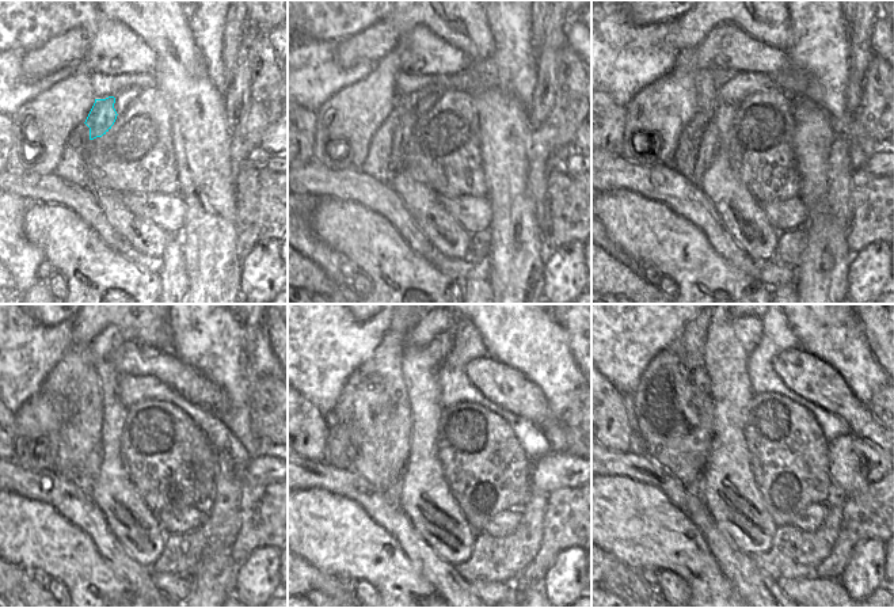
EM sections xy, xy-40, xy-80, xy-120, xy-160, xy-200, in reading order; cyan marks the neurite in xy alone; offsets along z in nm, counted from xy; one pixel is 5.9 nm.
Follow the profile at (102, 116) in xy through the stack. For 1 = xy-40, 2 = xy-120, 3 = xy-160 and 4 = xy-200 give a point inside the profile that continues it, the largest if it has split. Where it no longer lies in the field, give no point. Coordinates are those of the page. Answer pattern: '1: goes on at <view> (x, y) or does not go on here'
1: goes on at xy-40 (407, 120)
2: goes on at xy-120 (91, 467)
3: goes on at xy-160 (394, 491)
4: goes on at xy-200 (696, 504)

